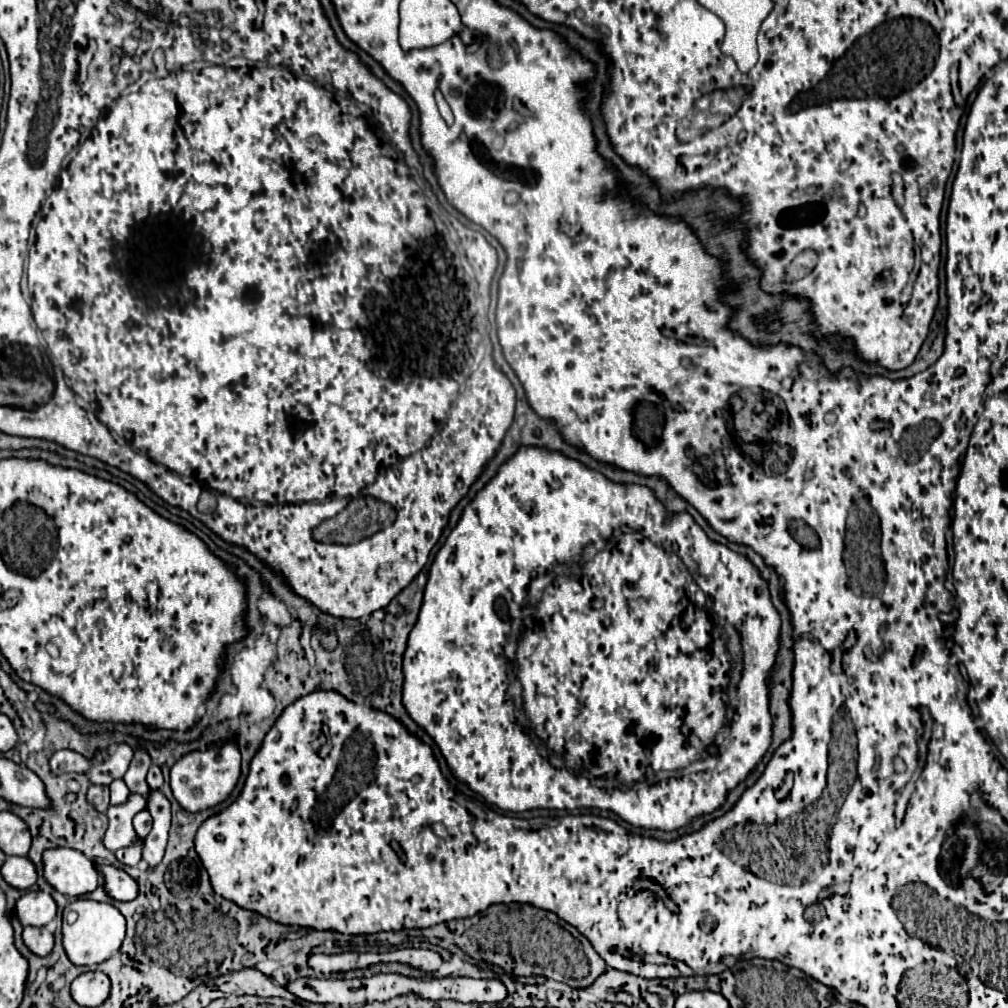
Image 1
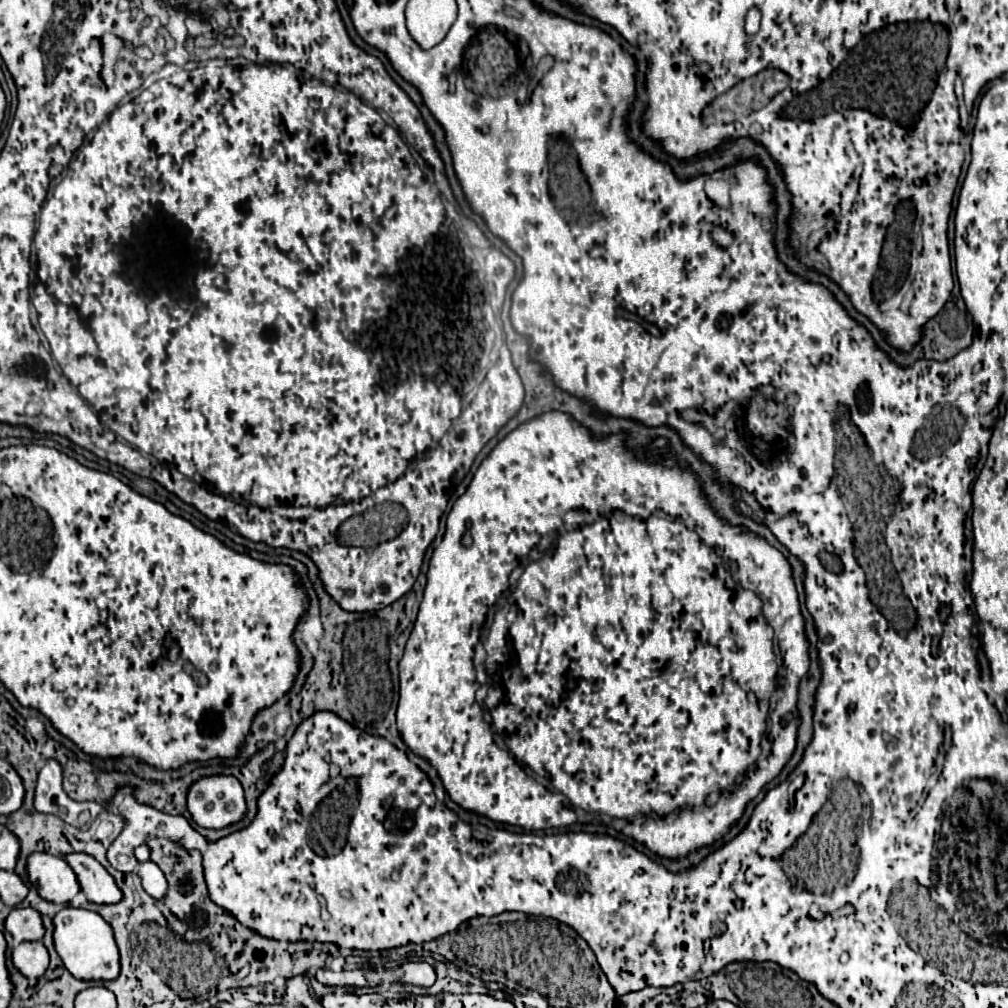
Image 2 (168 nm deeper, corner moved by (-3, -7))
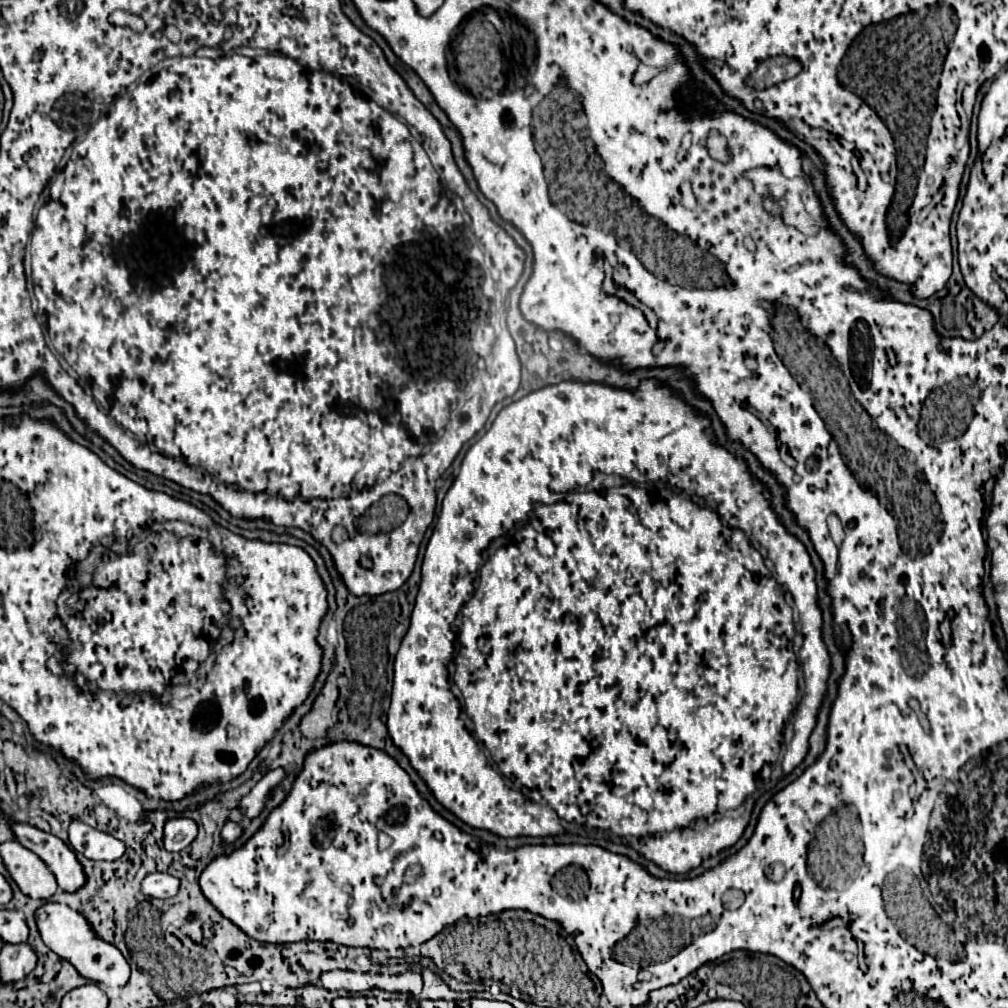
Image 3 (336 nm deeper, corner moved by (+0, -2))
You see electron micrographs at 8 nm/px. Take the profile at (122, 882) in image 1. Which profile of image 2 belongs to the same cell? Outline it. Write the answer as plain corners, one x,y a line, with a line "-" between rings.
70,853
66,855
66,861
70,867
74,867
74,873
82,883
82,893
88,897
88,901
114,905
124,899
114,877
94,857
86,853

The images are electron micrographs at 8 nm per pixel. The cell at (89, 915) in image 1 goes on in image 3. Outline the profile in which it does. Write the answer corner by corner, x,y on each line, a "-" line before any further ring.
45,902
43,906
39,906
35,910
35,922
37,922
43,942
57,956
61,956
63,960
69,960
81,976
85,976
87,980
93,980
105,988
119,988
119,986
127,984
127,980
129,980
127,960
115,946
95,938
95,932
91,930
89,922
79,912
71,910
67,904

